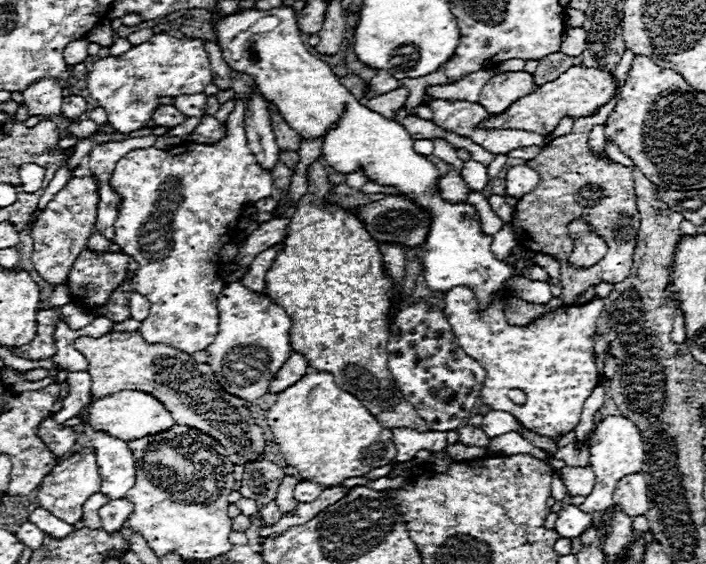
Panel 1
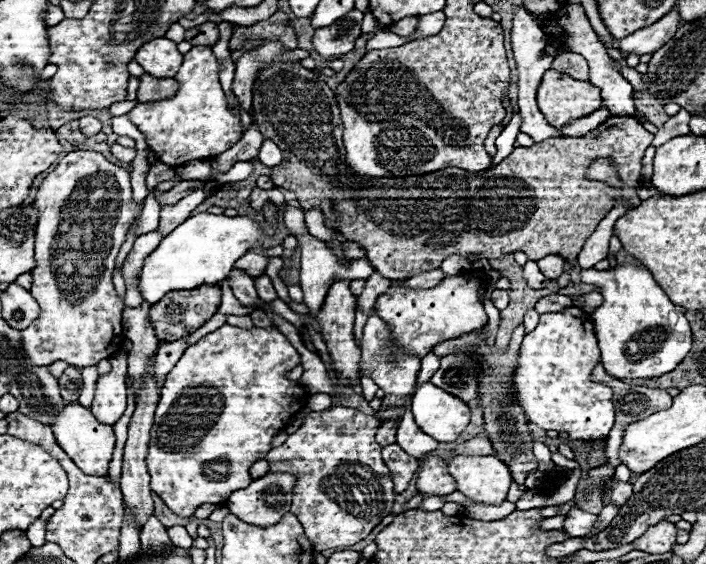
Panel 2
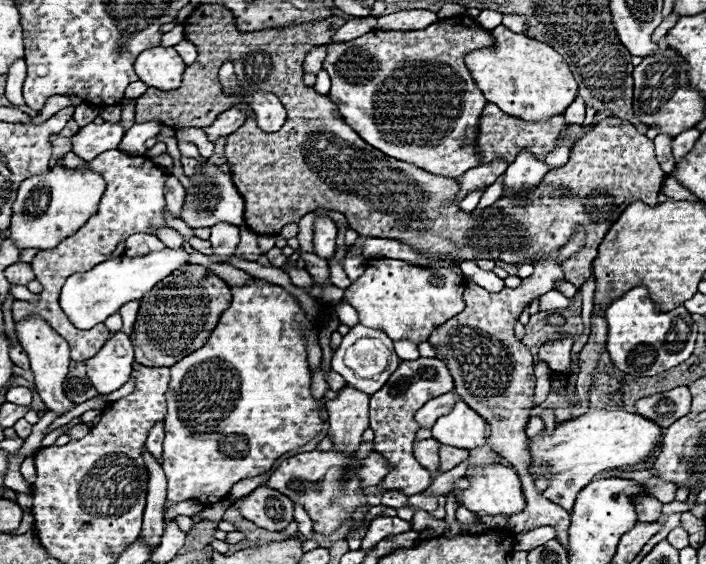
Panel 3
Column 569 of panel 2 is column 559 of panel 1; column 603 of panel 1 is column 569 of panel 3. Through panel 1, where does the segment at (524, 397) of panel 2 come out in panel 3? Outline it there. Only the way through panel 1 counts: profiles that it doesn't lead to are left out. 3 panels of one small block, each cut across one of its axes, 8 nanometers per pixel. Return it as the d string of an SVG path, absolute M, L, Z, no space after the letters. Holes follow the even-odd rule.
M558 290L546 292L540 298L540 310L546 310L546 312L562 312L562 310L568 310L568 308L570 308L570 298L566 298Z

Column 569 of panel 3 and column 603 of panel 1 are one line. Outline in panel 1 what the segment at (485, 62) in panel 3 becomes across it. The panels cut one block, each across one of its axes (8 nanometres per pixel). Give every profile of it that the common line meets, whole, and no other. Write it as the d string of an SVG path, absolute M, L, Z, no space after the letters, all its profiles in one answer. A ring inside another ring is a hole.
M572 66L564 74L560 74L556 80L542 84L530 96L516 100L504 114L490 116L484 122L484 126L516 128L516 130L528 130L528 132L536 132L536 134L550 134L558 126L558 122L566 116L584 118L584 116L596 114L604 104L608 104L616 96L616 88L618 88L618 84L610 70Z

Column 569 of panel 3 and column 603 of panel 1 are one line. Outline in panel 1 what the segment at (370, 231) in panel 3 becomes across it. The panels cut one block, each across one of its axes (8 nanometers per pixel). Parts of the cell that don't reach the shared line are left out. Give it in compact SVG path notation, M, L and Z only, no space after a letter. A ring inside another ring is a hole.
M572 132L546 144L542 152L526 164L530 164L530 168L534 168L540 174L540 184L518 200L510 224L514 228L518 244L532 252L550 254L560 262L560 286L564 290L560 294L562 302L574 304L578 292L586 290L592 284L614 284L626 280L626 276L630 276L632 254L636 248L636 234L640 226L632 170L622 164L596 158L588 150L588 134ZM574 218L586 220L586 224L590 224L590 228L598 236L602 236L602 240L606 240L608 252L594 268L568 268L568 256L574 250L574 240L568 234L568 224Z

